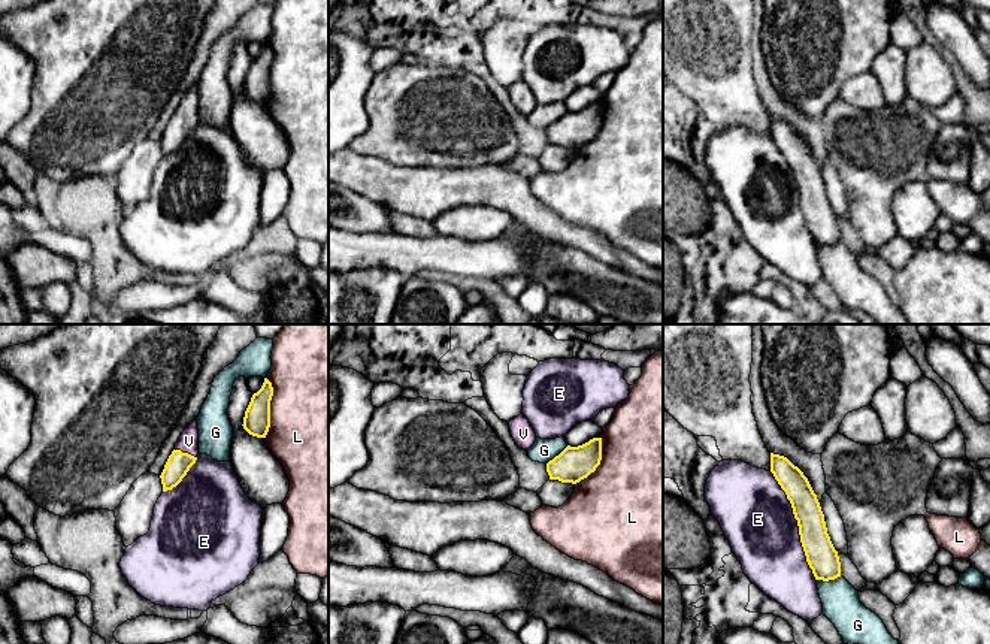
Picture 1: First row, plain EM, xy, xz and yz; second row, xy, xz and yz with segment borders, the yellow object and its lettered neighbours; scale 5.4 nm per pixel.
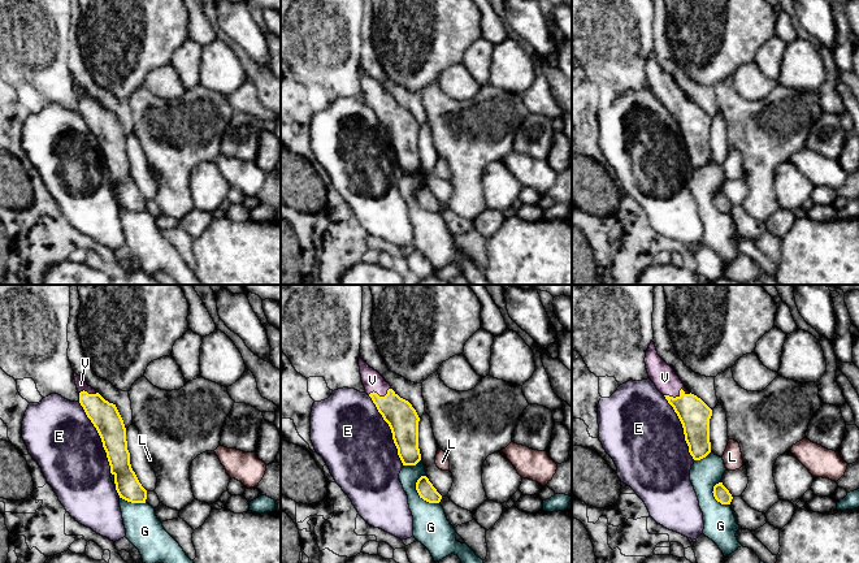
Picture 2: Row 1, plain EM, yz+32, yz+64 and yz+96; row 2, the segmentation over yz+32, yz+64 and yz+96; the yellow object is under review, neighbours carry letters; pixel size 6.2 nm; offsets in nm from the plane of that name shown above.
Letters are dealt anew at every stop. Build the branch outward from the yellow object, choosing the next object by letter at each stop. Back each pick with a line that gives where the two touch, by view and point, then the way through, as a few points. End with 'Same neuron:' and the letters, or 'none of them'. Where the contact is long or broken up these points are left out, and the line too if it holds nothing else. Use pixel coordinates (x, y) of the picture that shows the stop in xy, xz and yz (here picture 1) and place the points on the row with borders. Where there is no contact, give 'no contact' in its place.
V: meets yellow in xy at (185, 453); runs through xy (178, 463), (185, 453), (188, 441)
Same neuron: V

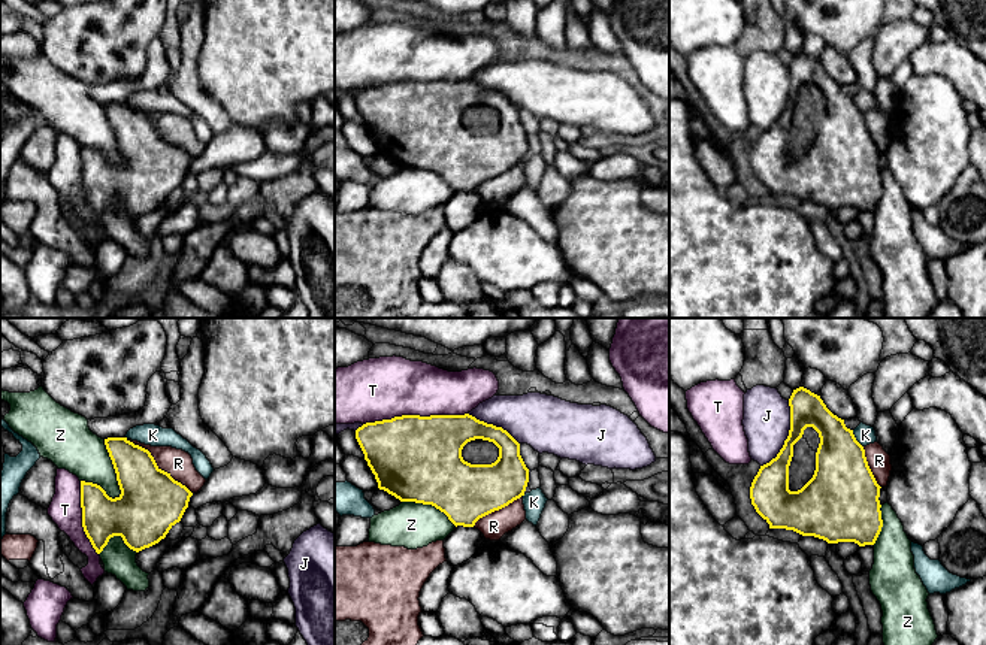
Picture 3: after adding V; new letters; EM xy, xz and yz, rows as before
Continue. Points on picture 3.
Same neuron: none of them

